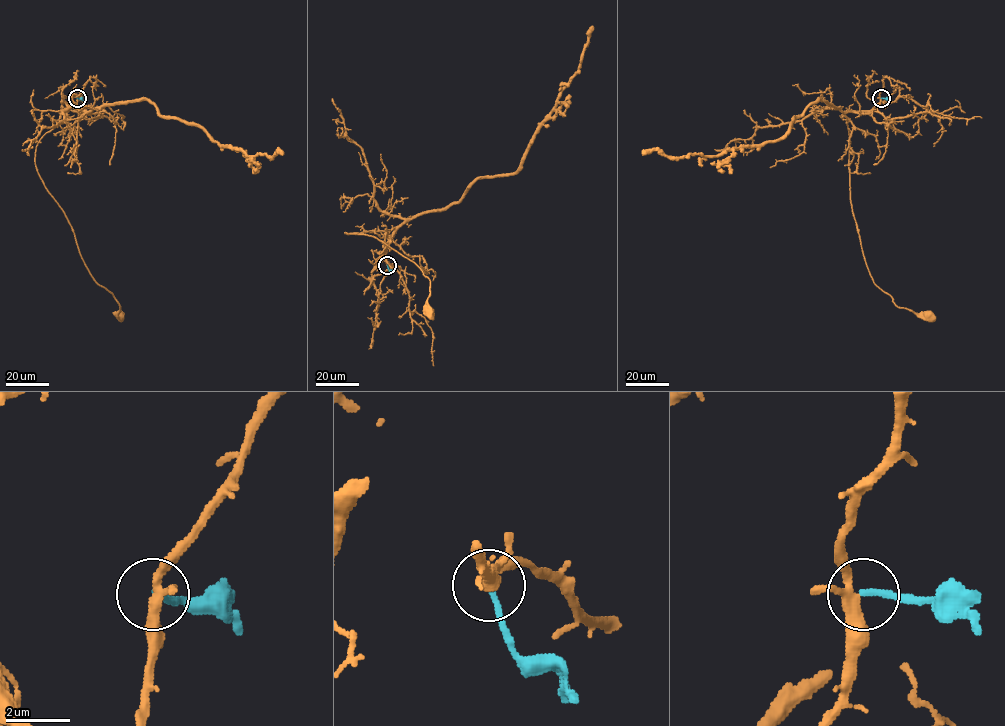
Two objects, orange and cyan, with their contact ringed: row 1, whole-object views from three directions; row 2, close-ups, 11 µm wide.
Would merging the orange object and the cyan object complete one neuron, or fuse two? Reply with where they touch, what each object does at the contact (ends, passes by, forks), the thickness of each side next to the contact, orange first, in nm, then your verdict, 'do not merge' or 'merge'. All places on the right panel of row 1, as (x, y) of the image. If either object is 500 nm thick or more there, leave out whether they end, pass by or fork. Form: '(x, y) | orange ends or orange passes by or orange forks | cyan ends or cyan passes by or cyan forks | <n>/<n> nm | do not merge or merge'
(881, 98) | orange forks | cyan ends | 300/200 nm | do not merge

